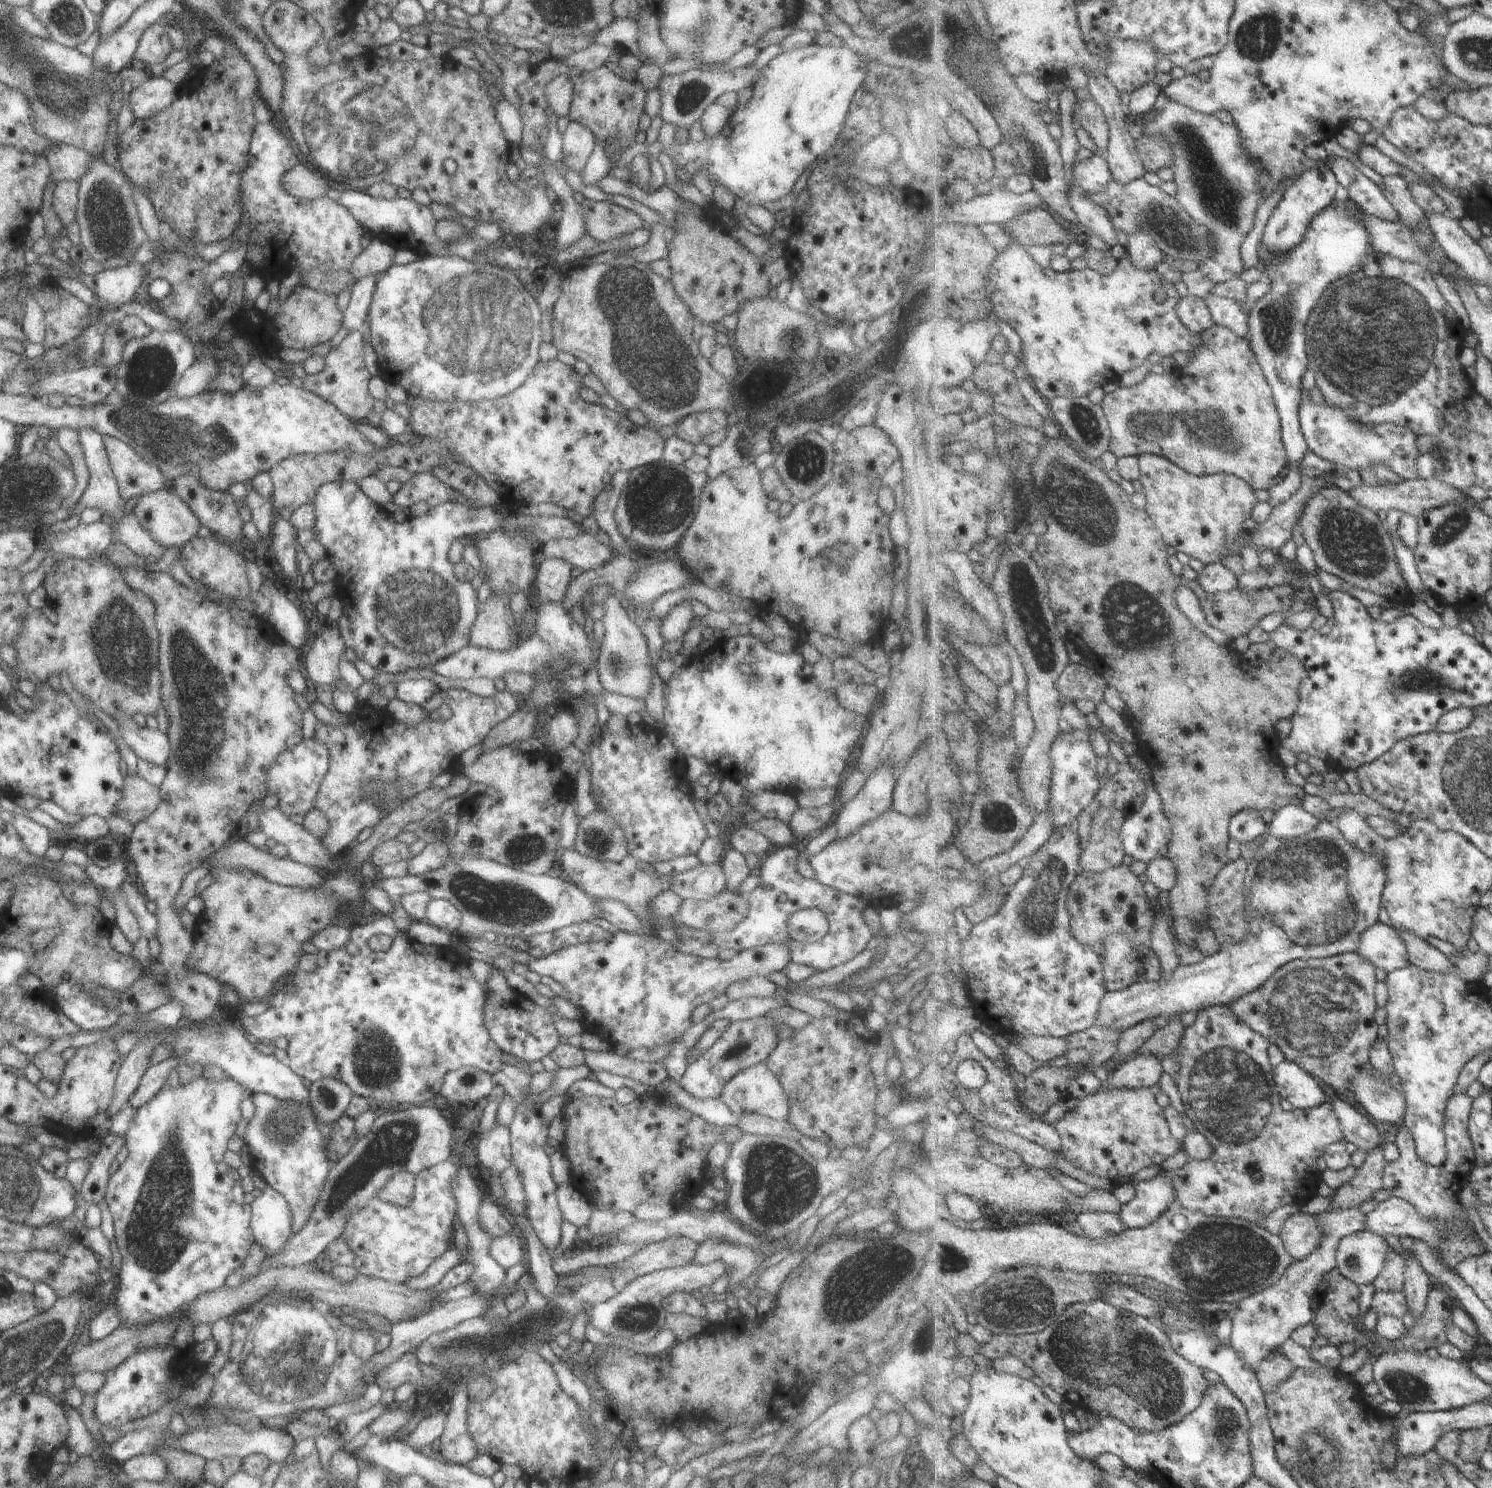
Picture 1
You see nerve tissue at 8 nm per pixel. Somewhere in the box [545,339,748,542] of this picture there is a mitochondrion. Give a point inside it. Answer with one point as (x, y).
(661, 498)

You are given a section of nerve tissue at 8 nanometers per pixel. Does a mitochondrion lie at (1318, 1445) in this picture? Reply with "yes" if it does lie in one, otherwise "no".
yes

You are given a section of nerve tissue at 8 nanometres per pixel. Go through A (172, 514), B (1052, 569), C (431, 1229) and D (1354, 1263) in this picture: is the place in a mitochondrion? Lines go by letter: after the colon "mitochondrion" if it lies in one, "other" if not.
A: other
B: other
C: other
D: mitochondrion

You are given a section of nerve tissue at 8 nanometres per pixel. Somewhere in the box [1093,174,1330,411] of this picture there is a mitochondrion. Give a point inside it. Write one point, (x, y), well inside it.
(1138, 210)

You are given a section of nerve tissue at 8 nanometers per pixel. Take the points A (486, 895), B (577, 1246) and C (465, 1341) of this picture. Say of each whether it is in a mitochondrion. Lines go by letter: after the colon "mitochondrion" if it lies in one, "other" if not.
A: mitochondrion
B: other
C: mitochondrion

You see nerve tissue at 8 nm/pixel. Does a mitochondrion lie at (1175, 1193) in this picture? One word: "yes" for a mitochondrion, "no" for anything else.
no

